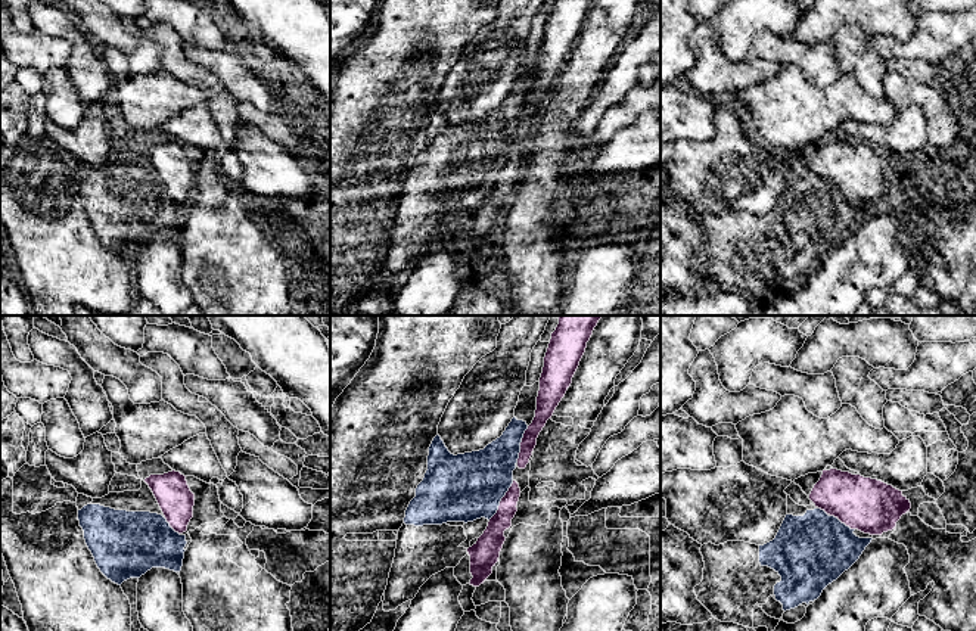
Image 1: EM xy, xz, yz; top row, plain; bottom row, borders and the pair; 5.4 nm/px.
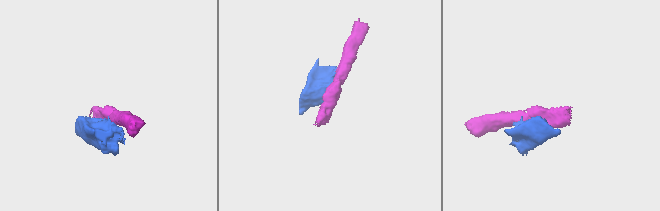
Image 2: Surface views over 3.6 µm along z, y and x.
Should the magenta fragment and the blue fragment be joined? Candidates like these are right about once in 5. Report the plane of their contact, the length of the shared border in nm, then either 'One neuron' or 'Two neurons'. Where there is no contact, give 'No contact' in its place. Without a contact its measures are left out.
Touches magenta in xz. Shared border 260 nm. Two neurons

